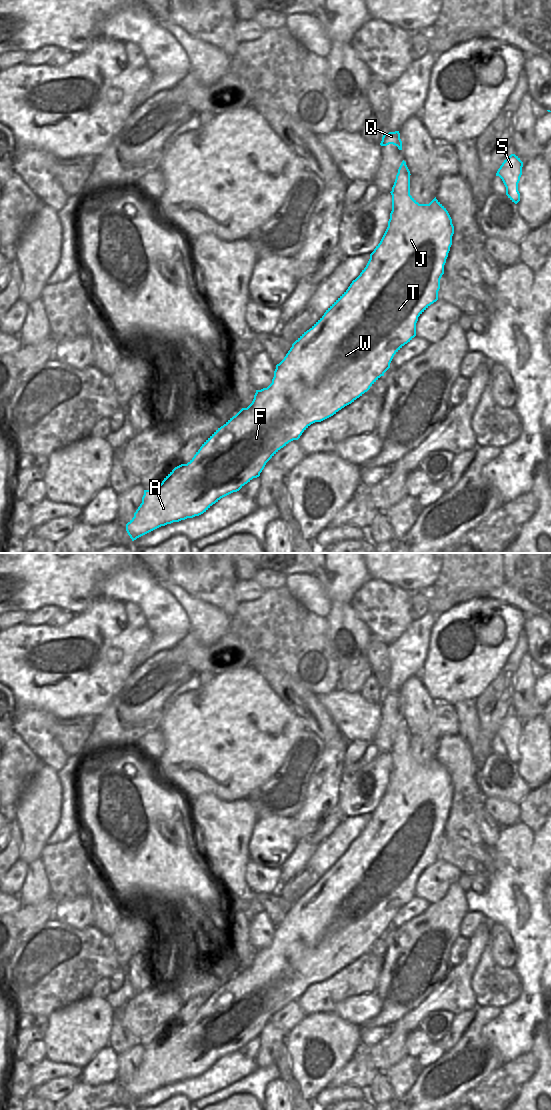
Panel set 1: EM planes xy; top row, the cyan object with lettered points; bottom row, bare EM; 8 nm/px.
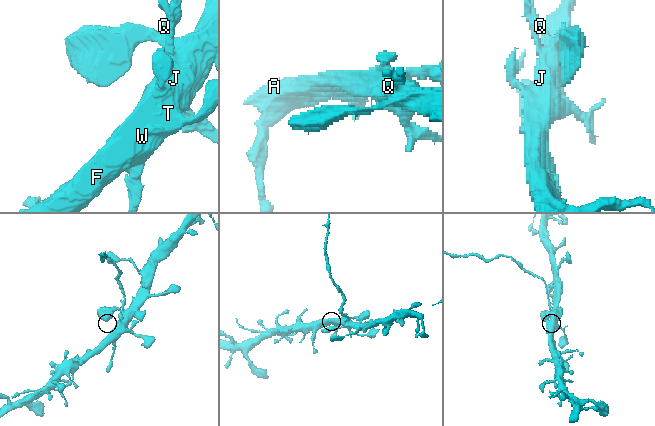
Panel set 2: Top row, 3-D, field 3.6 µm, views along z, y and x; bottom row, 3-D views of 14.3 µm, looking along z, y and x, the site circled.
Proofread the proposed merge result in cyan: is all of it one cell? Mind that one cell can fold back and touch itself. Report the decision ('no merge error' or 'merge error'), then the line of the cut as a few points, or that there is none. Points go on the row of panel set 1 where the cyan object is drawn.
merge error; cut xy (409, 177), (403, 177), (395, 182)

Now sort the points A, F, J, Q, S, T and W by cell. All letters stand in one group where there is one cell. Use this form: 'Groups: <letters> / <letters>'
Groups: A F J S T W / Q

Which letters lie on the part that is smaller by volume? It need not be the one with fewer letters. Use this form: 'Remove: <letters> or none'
Remove: Q

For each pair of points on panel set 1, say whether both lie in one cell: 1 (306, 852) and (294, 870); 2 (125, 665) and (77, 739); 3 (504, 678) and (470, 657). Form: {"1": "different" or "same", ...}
{"1": "same", "2": "different", "3": "different"}

